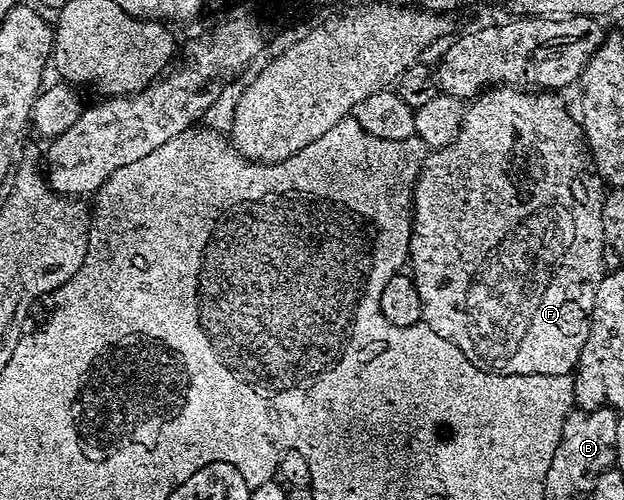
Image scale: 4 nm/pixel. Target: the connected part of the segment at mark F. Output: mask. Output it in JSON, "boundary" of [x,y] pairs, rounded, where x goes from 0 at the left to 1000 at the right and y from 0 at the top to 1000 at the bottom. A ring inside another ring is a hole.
{"boundary":[[[813,170],[785,174],[780,182],[771,182],[761,198],[755,200],[755,204],[745,212],[744,240],[737,252],[734,274],[728,274],[728,282],[721,290],[694,300],[691,308],[681,316],[679,330],[673,336],[673,352],[667,356],[667,370],[660,376],[660,480],[654,492],[654,508],[657,512],[657,548],[667,562],[670,594],[676,602],[676,626],[679,628],[676,642],[684,654],[696,658],[696,666],[702,666],[702,674],[715,674],[715,682],[728,688],[760,732],[774,742],[785,742],[790,750],[917,750],[923,740],[923,724],[929,718],[933,690],[939,690],[942,650],[949,626],[949,612],[952,610],[955,580],[958,578],[963,558],[966,558],[971,548],[971,532],[968,534],[971,496],[968,490],[968,460],[965,458],[965,410],[968,408],[971,388],[971,368],[968,360],[955,348],[955,328],[949,322],[942,288],[936,276],[936,264],[931,248],[926,244],[925,232],[921,228],[917,232],[915,226],[904,216],[902,202],[891,190],[896,188],[886,186],[878,178],[835,178]]]}

